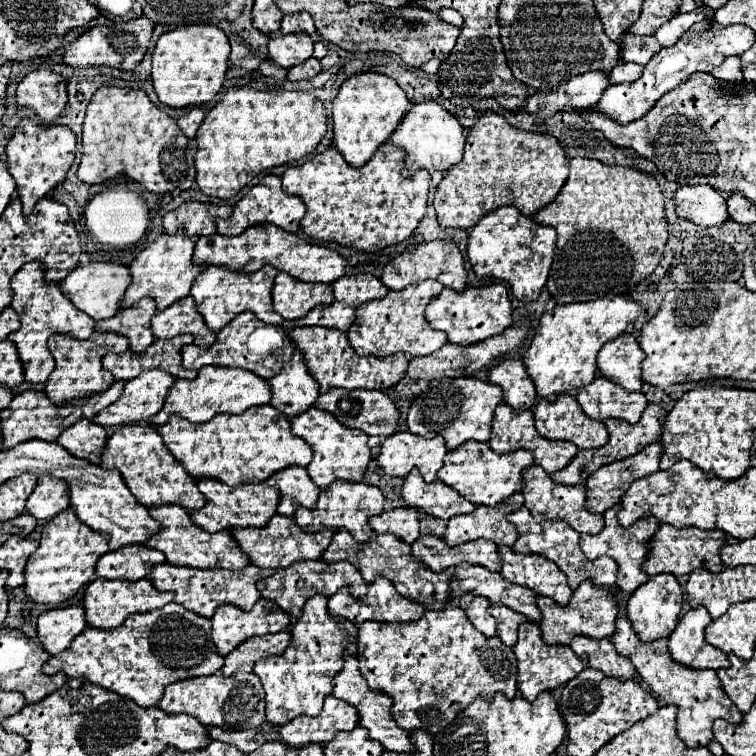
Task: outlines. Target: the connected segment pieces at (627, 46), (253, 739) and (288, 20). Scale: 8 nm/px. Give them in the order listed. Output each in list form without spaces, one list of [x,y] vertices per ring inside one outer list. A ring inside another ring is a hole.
[[[623,36],[621,38],[621,60],[623,62],[635,62],[635,64],[647,64],[653,54],[657,54],[663,46],[657,42],[655,36]]]
[[[209,728],[209,734],[211,734],[213,740],[231,744],[245,754],[251,754],[261,744],[265,744],[265,734],[257,728],[253,728],[253,730],[233,730],[233,732],[231,730],[221,730],[221,728]]]
[[[297,12],[297,14],[289,14],[283,18],[280,32],[283,35],[301,32],[312,35],[316,32],[316,28],[312,16],[309,16],[307,12],[301,12],[301,14]]]

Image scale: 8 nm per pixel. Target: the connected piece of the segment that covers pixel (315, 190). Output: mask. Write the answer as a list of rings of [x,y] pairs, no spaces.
[[[385,142],[361,168],[349,166],[335,146],[329,146],[303,166],[289,166],[281,180],[287,194],[299,196],[305,202],[307,212],[301,228],[307,236],[337,242],[359,252],[379,252],[407,240],[425,216],[429,174],[421,170],[405,176],[403,164],[403,152],[393,148],[391,142]]]

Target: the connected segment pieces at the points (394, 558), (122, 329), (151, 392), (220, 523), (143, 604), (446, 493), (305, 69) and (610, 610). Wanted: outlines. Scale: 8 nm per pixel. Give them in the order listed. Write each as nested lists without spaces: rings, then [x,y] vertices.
[[[339,530],[333,536],[333,544],[329,544],[323,560],[325,562],[349,560],[355,568],[359,568],[363,572],[363,580],[367,584],[371,584],[371,582],[375,582],[375,578],[383,576],[389,582],[393,582],[393,586],[397,588],[397,592],[401,596],[423,604],[427,610],[441,610],[441,608],[447,606],[445,602],[451,600],[449,582],[455,578],[455,570],[447,568],[445,572],[435,574],[435,572],[429,572],[427,568],[421,568],[421,564],[417,564],[417,558],[411,552],[411,546],[401,542],[401,540],[397,540],[395,536],[389,536],[389,534],[375,536],[369,544],[357,544],[353,540],[353,536],[349,536],[349,532]]]
[[[143,298],[137,306],[119,310],[109,320],[101,320],[95,324],[97,332],[113,332],[129,338],[129,350],[131,352],[143,352],[147,346],[151,346],[153,332],[151,332],[151,318],[157,312],[153,300]]]
[[[143,372],[141,376],[129,380],[123,388],[123,394],[109,408],[101,410],[93,424],[99,426],[121,426],[121,424],[145,424],[157,410],[163,408],[169,386],[175,378],[169,378],[167,372]]]
[[[203,478],[199,480],[199,490],[205,494],[207,504],[201,510],[191,512],[191,520],[201,526],[207,532],[221,532],[229,528],[263,528],[271,520],[271,516],[277,514],[277,506],[281,500],[281,494],[277,488],[269,484],[243,484],[241,488],[229,488],[227,484],[221,484],[219,480]]]
[[[97,578],[85,590],[83,608],[85,608],[87,626],[101,628],[101,630],[113,630],[113,628],[121,626],[127,620],[127,616],[161,608],[161,606],[169,604],[171,600],[173,600],[171,592],[159,592],[159,590],[155,590],[155,586],[149,580],[127,582],[127,580],[105,580],[105,578]]]
[[[413,470],[405,478],[403,500],[409,506],[423,510],[423,512],[427,512],[435,518],[441,518],[441,520],[449,520],[455,514],[469,514],[477,508],[475,504],[467,502],[459,492],[455,492],[441,480],[427,484],[417,470]]]
[[[309,58],[309,60],[305,60],[305,64],[299,64],[299,66],[293,68],[293,70],[289,68],[287,78],[293,80],[293,82],[297,82],[297,80],[309,80],[309,78],[317,76],[321,70],[323,70],[323,68],[321,68],[319,60],[317,60],[317,58]]]
[[[585,580],[573,592],[573,596],[565,608],[547,596],[539,596],[537,604],[539,604],[539,610],[543,614],[543,620],[539,622],[539,626],[543,632],[543,640],[547,644],[569,646],[575,636],[589,636],[589,638],[601,640],[601,638],[611,638],[615,632],[615,620],[619,614],[619,604],[617,604],[617,600],[609,588],[599,588],[593,584],[593,580]]]

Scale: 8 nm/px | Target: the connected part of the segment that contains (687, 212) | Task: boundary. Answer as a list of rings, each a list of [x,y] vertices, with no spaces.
[[[679,186],[673,194],[675,212],[679,218],[695,222],[699,226],[721,226],[729,214],[725,198],[711,186]]]

